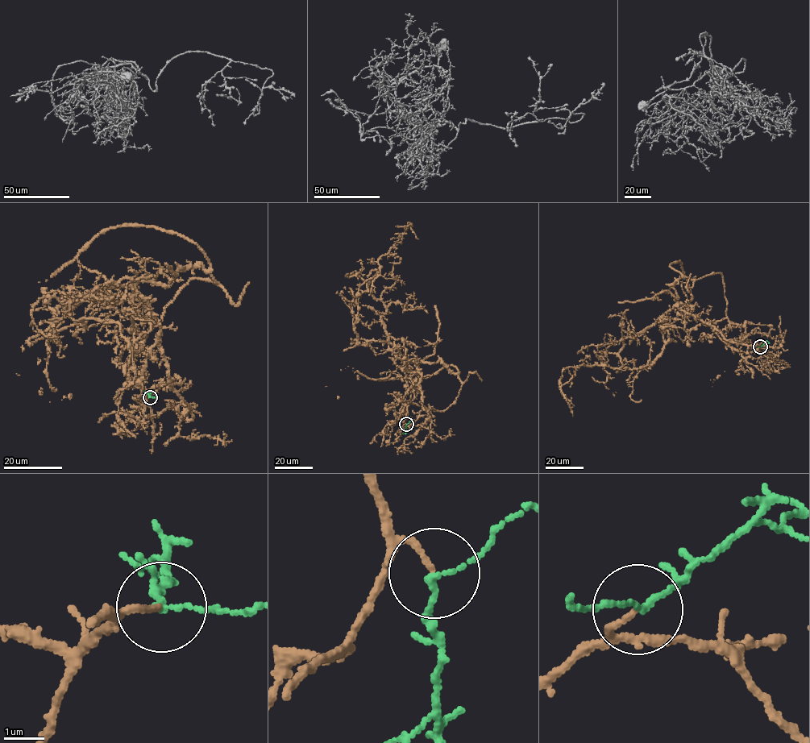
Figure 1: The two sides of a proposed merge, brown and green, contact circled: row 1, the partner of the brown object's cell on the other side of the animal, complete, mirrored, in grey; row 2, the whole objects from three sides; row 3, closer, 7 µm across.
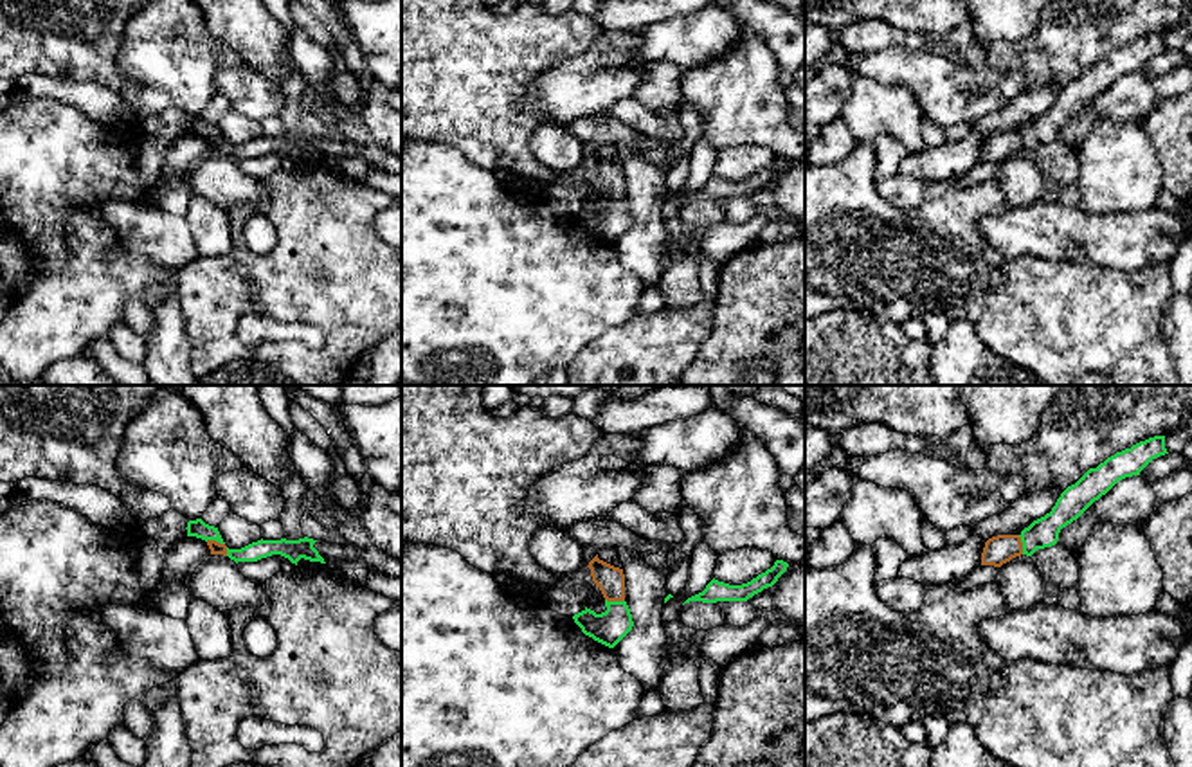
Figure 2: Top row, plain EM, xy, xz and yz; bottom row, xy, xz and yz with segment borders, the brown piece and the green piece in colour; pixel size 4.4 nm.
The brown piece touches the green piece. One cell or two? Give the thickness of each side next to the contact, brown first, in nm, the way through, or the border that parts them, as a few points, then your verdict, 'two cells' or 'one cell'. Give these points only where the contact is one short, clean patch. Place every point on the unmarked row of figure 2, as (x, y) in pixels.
130 nm thick on the brown side, 150 nm on the other; runs through xz (611, 177), (614, 197), (614, 218), (609, 224); one cell

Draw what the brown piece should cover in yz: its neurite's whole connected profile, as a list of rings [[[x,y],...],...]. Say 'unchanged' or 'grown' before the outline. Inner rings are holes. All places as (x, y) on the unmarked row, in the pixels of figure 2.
grown; [[[1154,32],[1107,54],[1068,83],[1044,113],[1034,117],[1019,131],[998,131],[985,139],[981,162],[1001,164],[1016,153],[1032,153],[1037,146],[1052,144],[1062,124],[1077,117],[1095,97],[1118,77],[1140,68],[1156,54],[1169,50],[1165,32]]]

